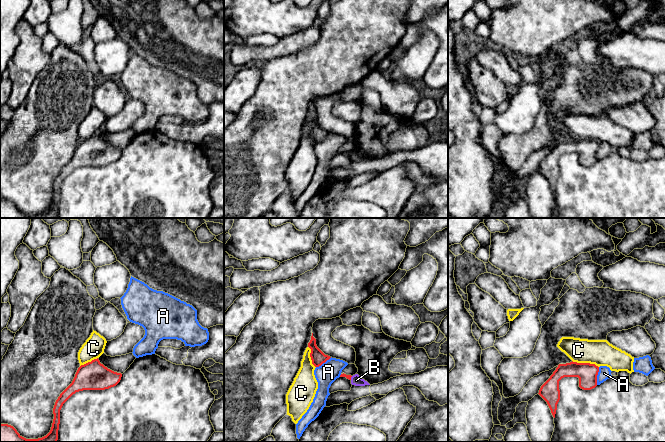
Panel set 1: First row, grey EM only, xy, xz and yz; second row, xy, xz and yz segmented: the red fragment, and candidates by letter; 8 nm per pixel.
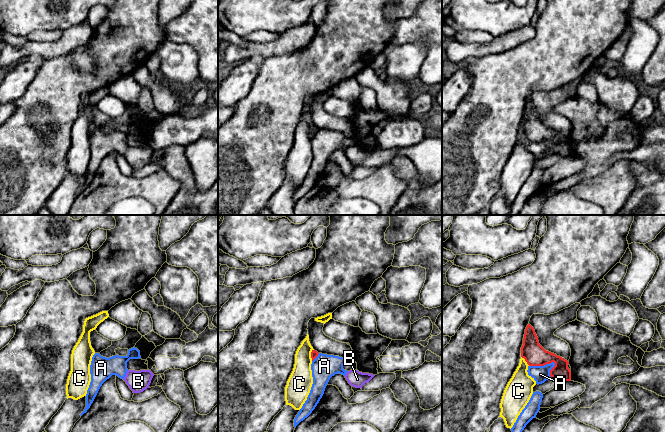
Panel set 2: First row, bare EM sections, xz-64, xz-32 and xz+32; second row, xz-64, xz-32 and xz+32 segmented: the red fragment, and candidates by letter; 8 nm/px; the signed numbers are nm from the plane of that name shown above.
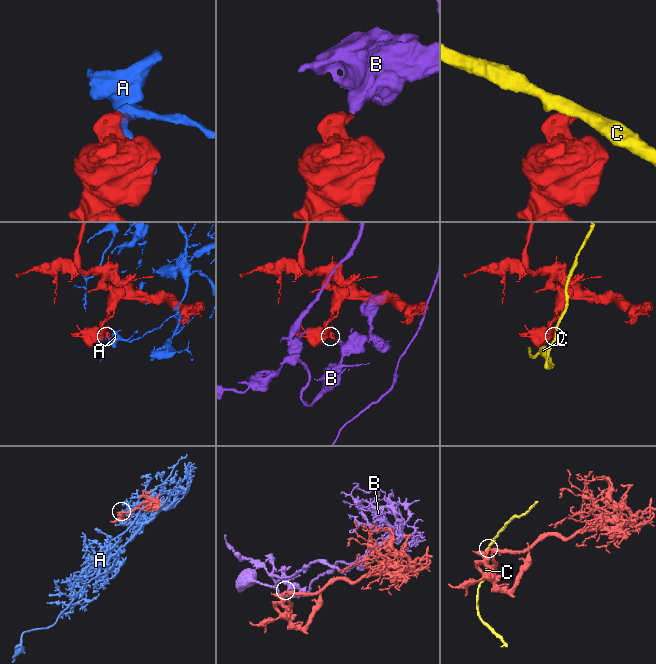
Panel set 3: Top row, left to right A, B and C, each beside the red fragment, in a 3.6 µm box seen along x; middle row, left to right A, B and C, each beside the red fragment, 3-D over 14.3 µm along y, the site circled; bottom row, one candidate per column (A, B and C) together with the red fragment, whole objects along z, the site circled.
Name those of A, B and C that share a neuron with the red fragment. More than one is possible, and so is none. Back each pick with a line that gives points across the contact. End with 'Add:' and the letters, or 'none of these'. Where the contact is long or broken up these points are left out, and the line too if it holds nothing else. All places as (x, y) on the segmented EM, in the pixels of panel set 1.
Add: none of these

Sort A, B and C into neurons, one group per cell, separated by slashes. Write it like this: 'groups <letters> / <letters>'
groups A / B / C

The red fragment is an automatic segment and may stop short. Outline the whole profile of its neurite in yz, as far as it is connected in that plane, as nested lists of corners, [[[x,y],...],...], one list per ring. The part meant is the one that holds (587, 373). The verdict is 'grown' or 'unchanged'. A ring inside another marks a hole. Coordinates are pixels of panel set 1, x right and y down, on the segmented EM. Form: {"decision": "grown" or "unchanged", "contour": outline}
{"decision": "unchanged", "contour": [[[570,362],[559,364],[550,378],[541,386],[539,395],[547,402],[555,418],[557,404],[560,400],[559,381],[564,377],[578,377],[579,387],[591,390],[597,386],[599,367],[590,363]]]}

